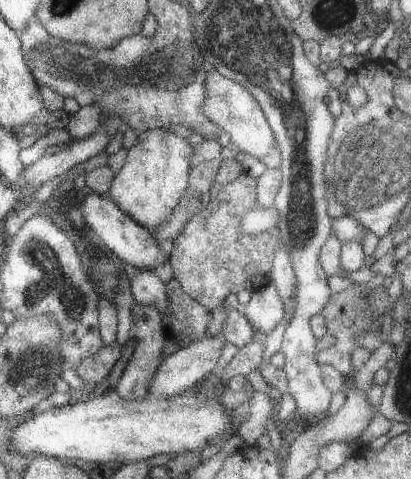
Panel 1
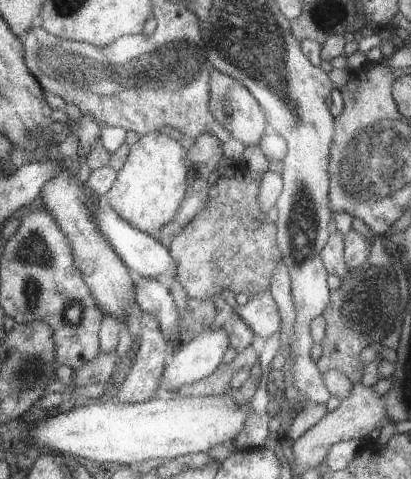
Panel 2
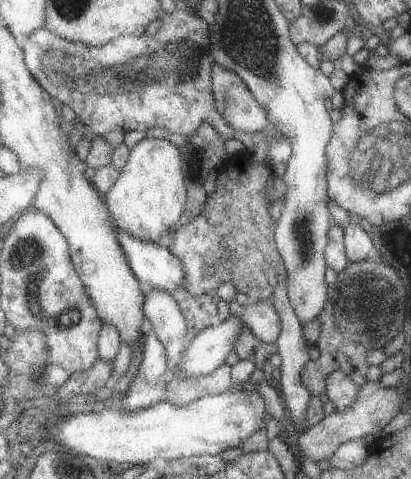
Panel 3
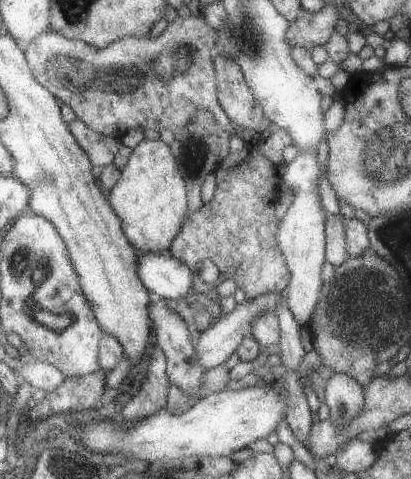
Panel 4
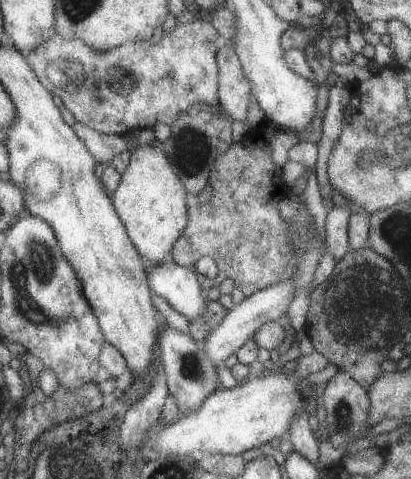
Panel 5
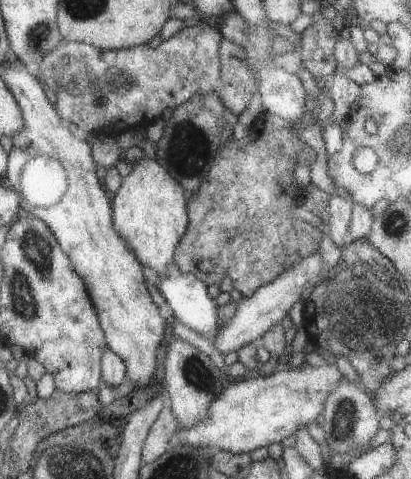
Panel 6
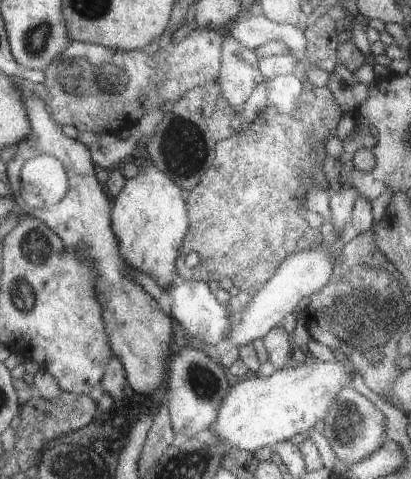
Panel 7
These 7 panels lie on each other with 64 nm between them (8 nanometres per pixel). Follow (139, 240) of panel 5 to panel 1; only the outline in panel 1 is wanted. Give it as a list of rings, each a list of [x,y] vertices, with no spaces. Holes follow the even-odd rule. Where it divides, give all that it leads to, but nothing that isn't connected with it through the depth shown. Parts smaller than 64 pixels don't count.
[[[169,128],[141,132],[131,150],[127,150],[125,162],[115,174],[105,196],[111,198],[121,210],[127,212],[129,218],[133,218],[143,228],[163,224],[187,190],[191,152],[193,148],[189,140],[179,132],[169,132]]]

